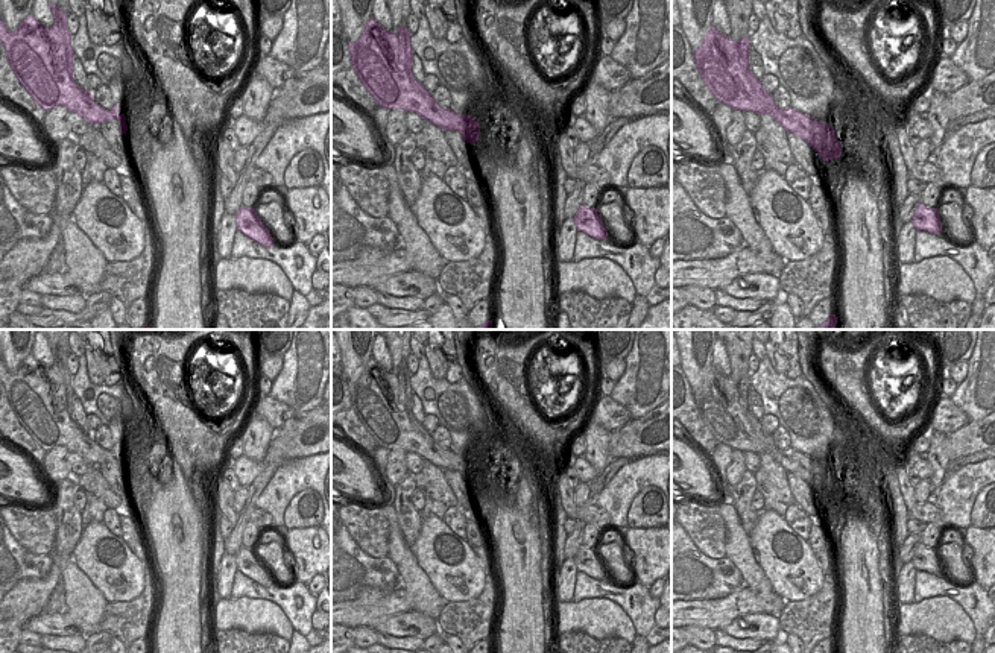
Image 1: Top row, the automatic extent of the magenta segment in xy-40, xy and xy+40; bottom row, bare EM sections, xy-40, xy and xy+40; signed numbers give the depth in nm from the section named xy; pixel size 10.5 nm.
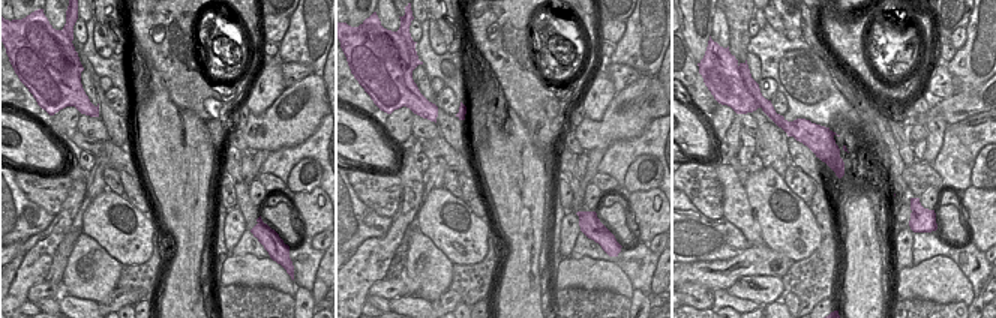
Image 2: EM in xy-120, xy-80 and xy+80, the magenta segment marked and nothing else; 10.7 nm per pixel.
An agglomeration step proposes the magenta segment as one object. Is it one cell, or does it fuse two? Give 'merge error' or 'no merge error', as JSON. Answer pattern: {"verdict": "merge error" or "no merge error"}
{"verdict": "merge error"}

